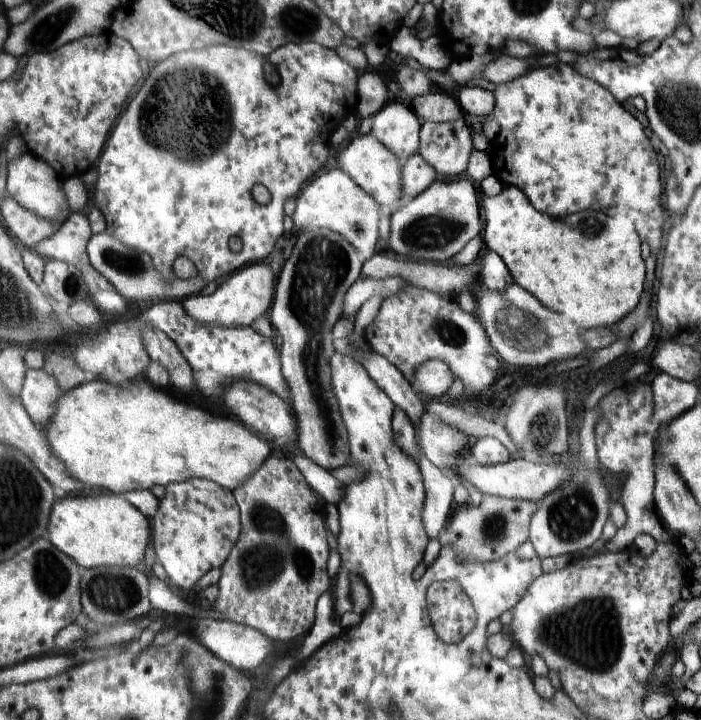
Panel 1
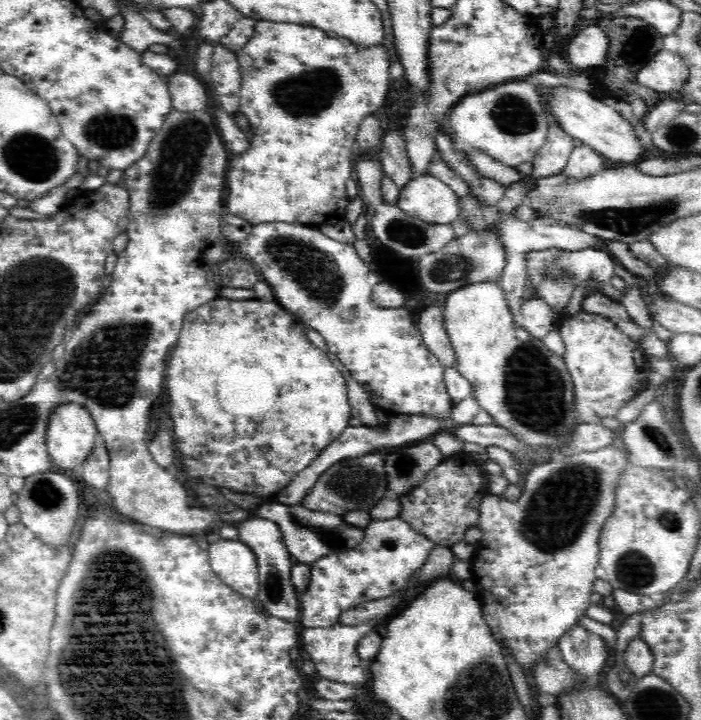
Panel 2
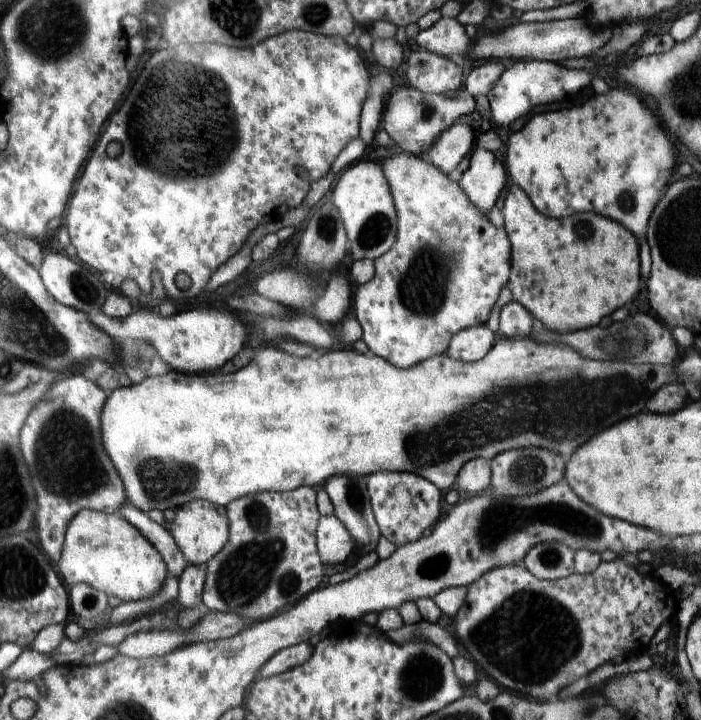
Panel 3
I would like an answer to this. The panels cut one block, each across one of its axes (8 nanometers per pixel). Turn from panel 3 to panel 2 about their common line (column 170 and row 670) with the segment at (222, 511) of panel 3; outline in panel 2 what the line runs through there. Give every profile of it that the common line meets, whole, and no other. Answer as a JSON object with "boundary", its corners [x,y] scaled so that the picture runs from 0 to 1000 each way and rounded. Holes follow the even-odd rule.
{"boundary":[[[864,619],[847,626],[825,626],[810,633],[800,635],[799,639],[785,639],[772,646],[763,646],[750,658],[748,672],[743,676],[743,688],[732,697],[725,696],[715,688],[706,688],[699,683],[693,689],[685,692],[685,701],[680,703],[683,719],[679,731],[688,738],[688,747],[683,756],[678,758],[678,769],[670,781],[673,789],[673,804],[689,815],[688,822],[682,826],[690,846],[690,858],[706,883],[720,890],[720,894],[730,904],[735,917],[746,926],[749,936],[755,933],[756,925],[762,922],[762,917],[773,913],[785,897],[795,894],[799,883],[805,881],[805,875],[816,872],[822,868],[822,861],[833,854],[833,847],[842,836],[842,826],[847,821],[847,808],[852,804],[849,799],[850,788],[854,782],[857,750],[856,743],[860,742],[860,731],[879,711],[882,703],[879,688],[884,676],[887,676],[889,661],[894,658],[896,650],[903,644],[900,631],[882,619]]]}

